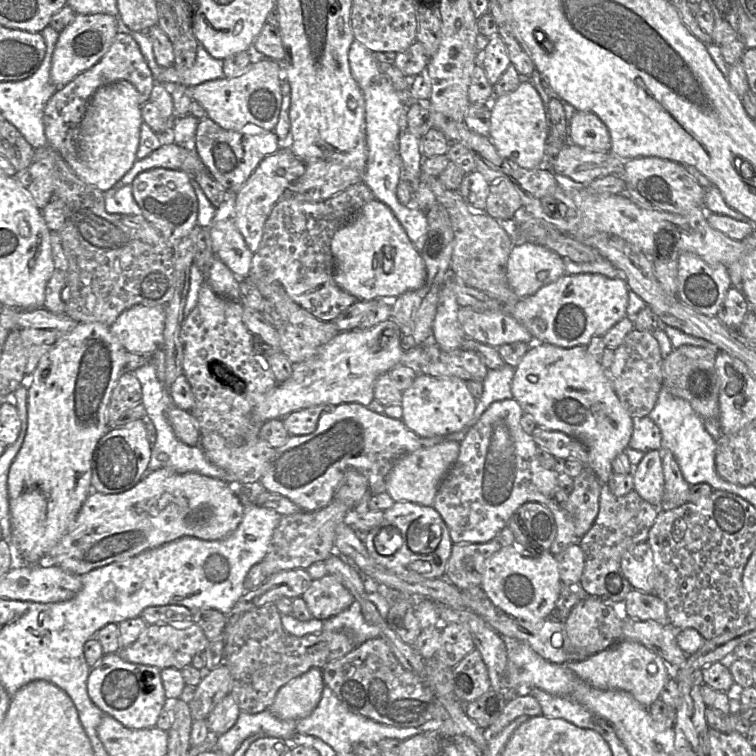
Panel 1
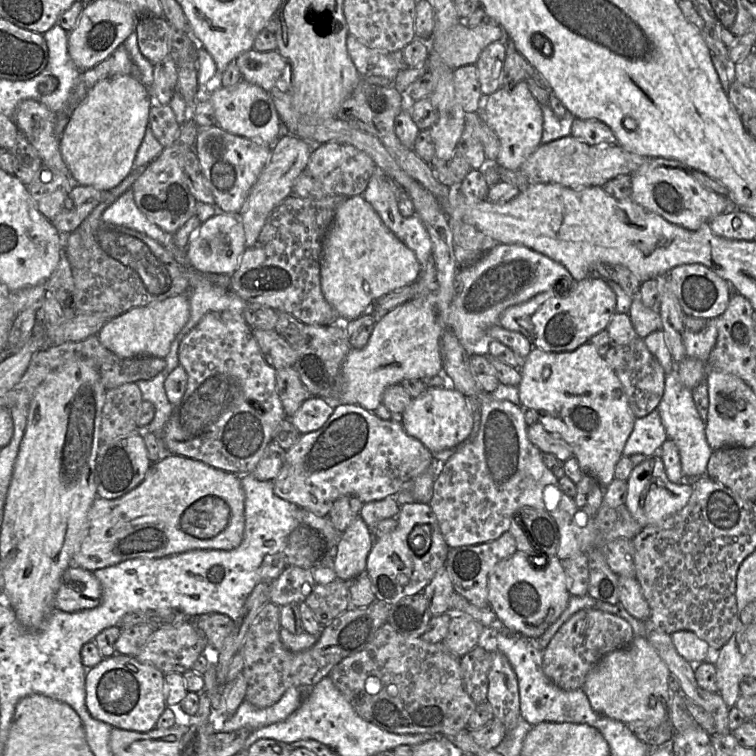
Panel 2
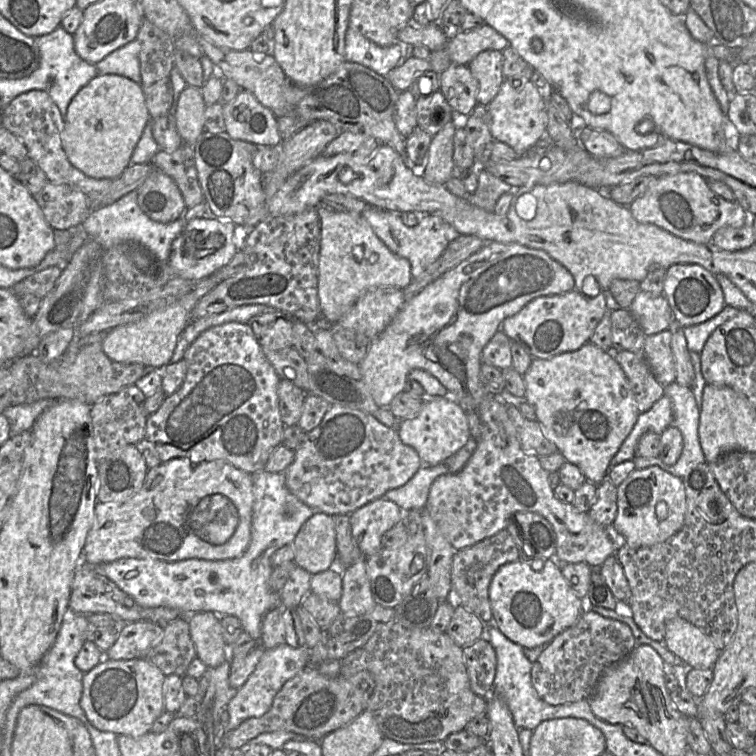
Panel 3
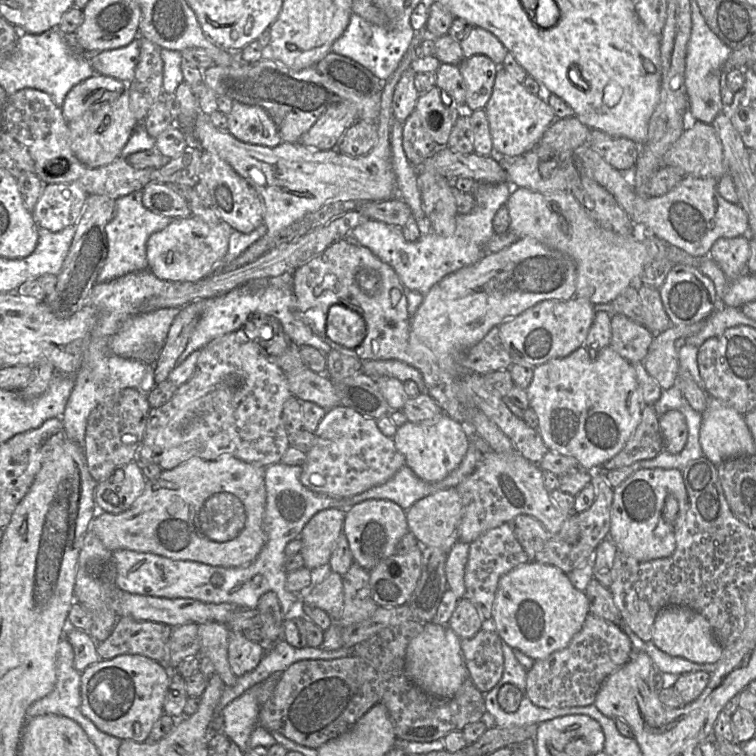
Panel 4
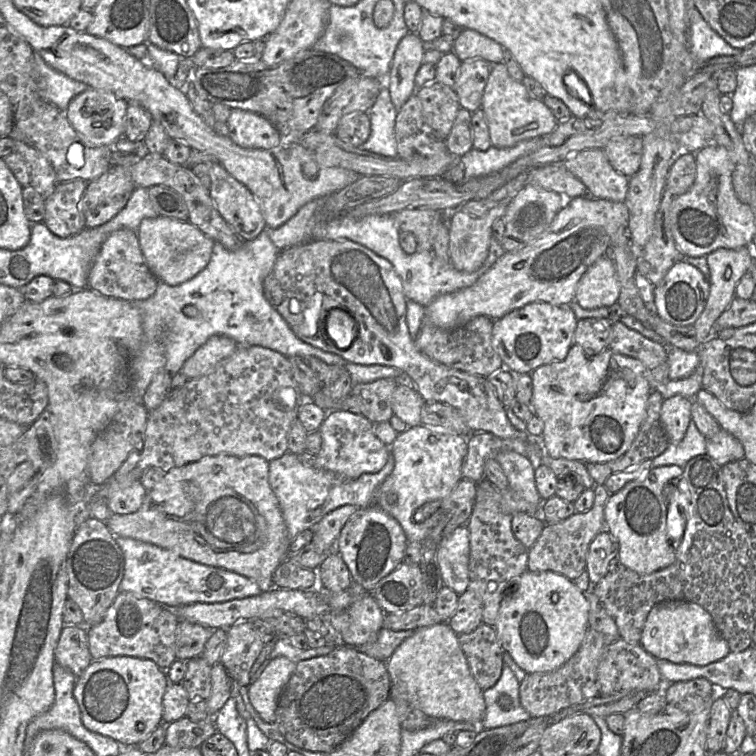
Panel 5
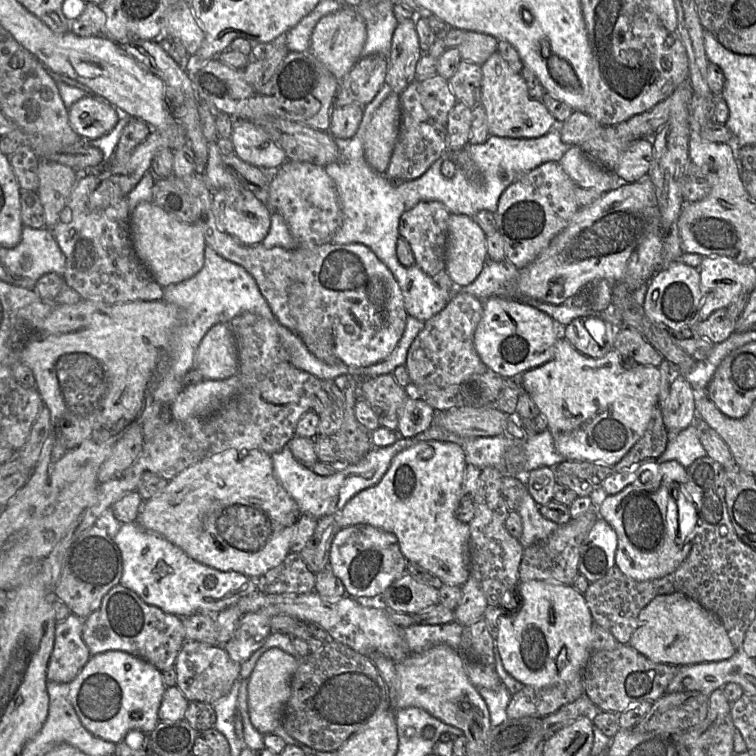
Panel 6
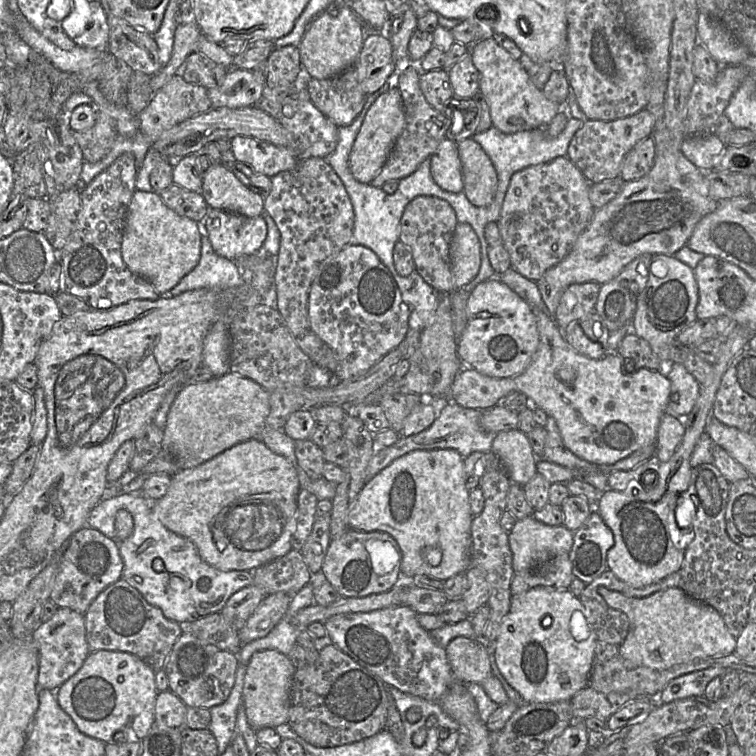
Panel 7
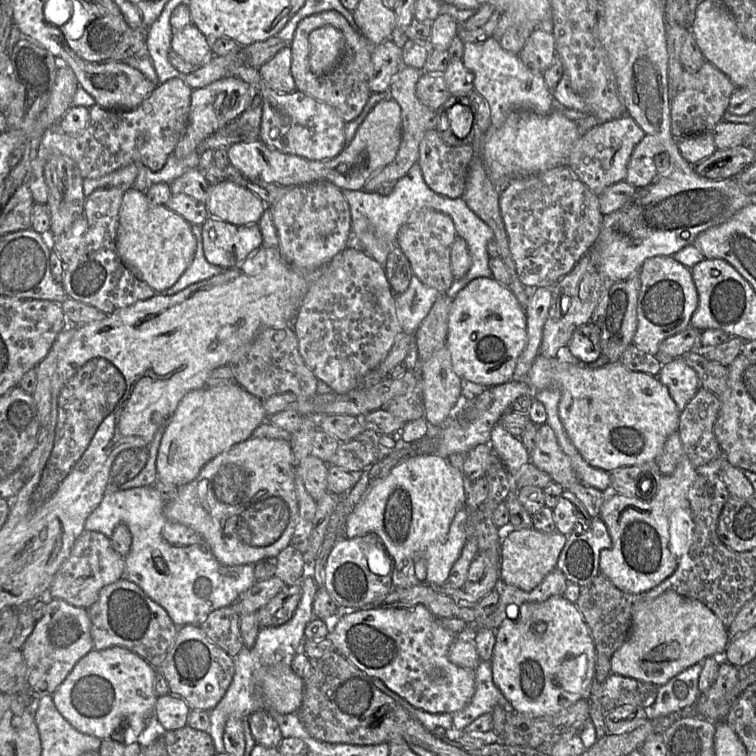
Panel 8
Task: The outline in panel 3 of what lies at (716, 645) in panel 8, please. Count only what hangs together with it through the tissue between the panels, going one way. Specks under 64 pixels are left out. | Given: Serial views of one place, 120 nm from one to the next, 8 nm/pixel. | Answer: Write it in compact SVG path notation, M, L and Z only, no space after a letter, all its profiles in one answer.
M683 618L666 622L663 643L687 668L712 668L719 657L713 641Z

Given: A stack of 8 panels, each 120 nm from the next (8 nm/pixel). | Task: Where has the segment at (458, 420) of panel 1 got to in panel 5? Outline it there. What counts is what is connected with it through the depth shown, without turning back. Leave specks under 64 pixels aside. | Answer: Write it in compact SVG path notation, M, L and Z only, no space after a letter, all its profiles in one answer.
M421 424L408 427L404 432L399 433L390 446L390 452L394 457L394 468L391 474L376 490L376 496L372 505L379 507L398 521L408 542L422 543L432 529L437 526L441 518L445 516L441 504L440 508L425 521L414 521L414 514L417 510L427 502L435 500L442 501L447 498L462 479L462 466L468 451L465 438L465 436L441 432L440 430L434 430Z

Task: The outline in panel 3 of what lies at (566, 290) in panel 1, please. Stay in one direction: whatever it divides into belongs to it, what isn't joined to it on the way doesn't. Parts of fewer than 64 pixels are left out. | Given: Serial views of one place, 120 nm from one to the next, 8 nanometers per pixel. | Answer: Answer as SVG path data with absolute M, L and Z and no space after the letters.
M572 289L561 294L534 298L519 312L504 319L500 330L510 340L524 347L532 357L550 358L566 351L577 350L589 342L606 309L604 291L600 290L596 297L589 297Z

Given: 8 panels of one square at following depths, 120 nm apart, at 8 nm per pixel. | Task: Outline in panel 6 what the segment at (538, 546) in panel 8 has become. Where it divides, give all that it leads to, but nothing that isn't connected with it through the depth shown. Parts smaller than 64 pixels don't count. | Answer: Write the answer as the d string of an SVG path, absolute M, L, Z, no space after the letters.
M525 490L517 510L523 526L522 534L518 540L524 549L546 539L559 527L557 523L543 517L539 507L528 490Z

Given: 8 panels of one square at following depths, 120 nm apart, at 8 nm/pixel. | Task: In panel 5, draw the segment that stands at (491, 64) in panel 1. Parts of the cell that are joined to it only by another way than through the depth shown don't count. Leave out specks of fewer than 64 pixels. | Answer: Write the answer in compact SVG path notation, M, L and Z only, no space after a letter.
M483 59L465 60L460 64L454 91L460 106L471 113L481 108L491 66Z

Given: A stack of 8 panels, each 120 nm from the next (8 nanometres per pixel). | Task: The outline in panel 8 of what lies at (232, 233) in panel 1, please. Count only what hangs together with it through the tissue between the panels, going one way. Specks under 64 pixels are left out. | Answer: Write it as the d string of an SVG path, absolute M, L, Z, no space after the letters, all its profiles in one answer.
M134 187L124 191L119 209L116 249L124 264L156 293L170 288L193 260L196 238L191 224L165 205L151 202Z

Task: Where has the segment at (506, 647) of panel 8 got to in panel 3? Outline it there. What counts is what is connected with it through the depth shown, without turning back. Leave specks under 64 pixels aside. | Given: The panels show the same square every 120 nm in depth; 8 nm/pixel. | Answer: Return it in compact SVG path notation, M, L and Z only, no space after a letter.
M555 558L517 560L501 566L492 578L489 599L493 622L512 642L523 648L546 645L572 626L588 610L586 601L575 594Z

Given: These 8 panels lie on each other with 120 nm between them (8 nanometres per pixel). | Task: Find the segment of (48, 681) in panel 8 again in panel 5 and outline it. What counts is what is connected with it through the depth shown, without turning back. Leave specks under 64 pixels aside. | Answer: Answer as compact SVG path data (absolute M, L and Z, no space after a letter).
M65 624L54 651L55 662L72 671L78 678L93 661L84 625Z

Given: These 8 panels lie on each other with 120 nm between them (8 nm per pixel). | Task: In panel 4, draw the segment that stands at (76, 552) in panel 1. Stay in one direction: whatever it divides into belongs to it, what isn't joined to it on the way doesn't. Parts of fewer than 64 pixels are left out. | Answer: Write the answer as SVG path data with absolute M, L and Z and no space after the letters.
M222 456L215 460L193 457L173 469L162 470L154 478L146 480L143 492L127 510L121 513L98 511L92 520L90 530L112 552L129 549L212 566L245 566L256 559L266 541L264 476L265 467L234 456Z

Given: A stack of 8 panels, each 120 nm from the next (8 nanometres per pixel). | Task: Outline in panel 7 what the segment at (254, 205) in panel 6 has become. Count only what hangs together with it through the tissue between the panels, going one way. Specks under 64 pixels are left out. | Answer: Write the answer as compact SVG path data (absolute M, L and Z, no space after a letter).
M209 206L204 225L214 252L232 261L261 251L267 235L263 215L247 217Z

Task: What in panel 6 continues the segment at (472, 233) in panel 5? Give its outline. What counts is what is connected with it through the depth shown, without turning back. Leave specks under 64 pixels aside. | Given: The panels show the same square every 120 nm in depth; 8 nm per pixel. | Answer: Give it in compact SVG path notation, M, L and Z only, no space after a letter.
M450 214L446 247L446 271L457 287L474 281L487 257L487 235L469 216Z

